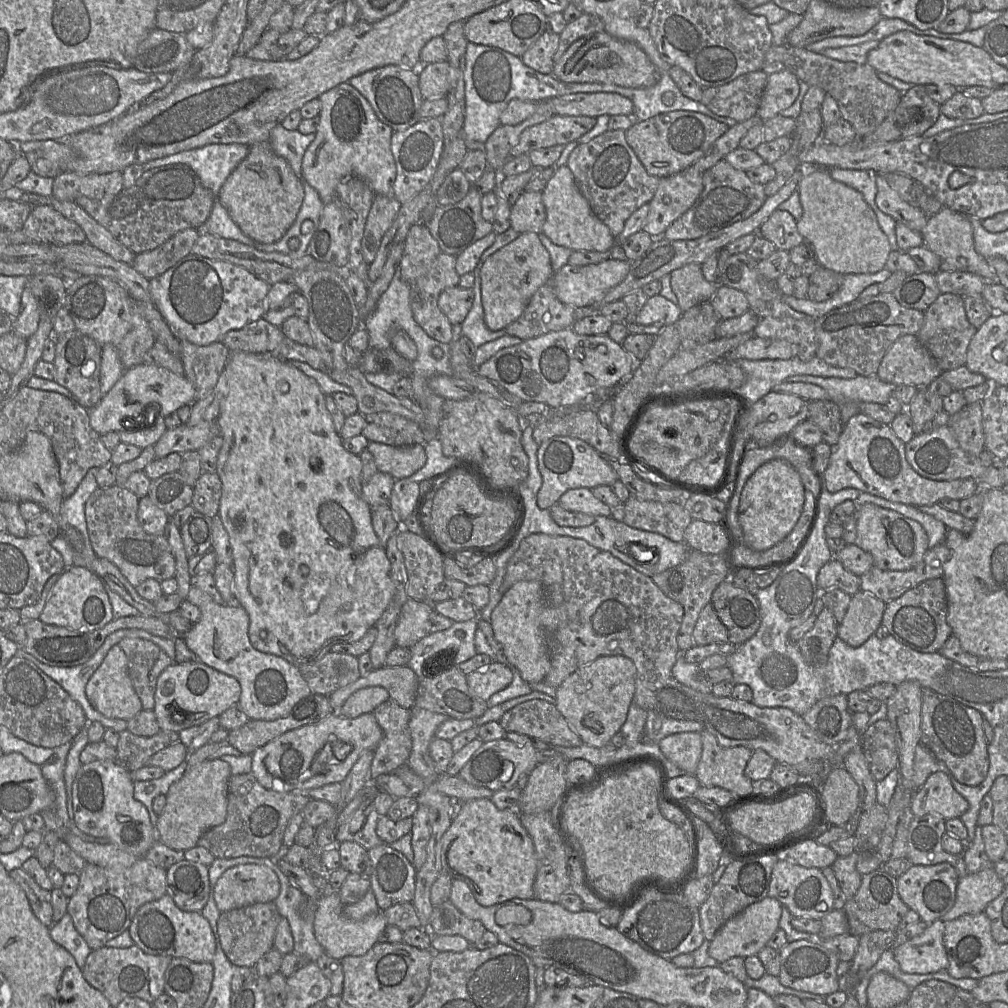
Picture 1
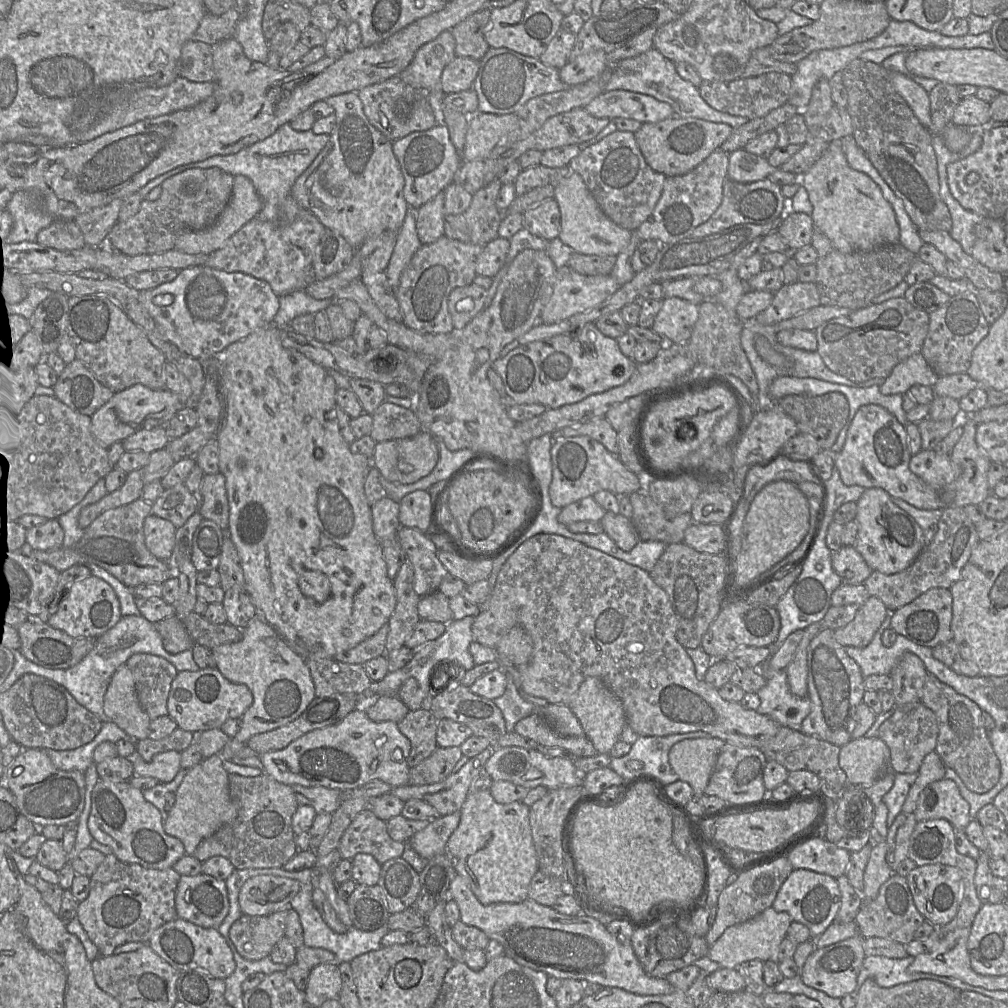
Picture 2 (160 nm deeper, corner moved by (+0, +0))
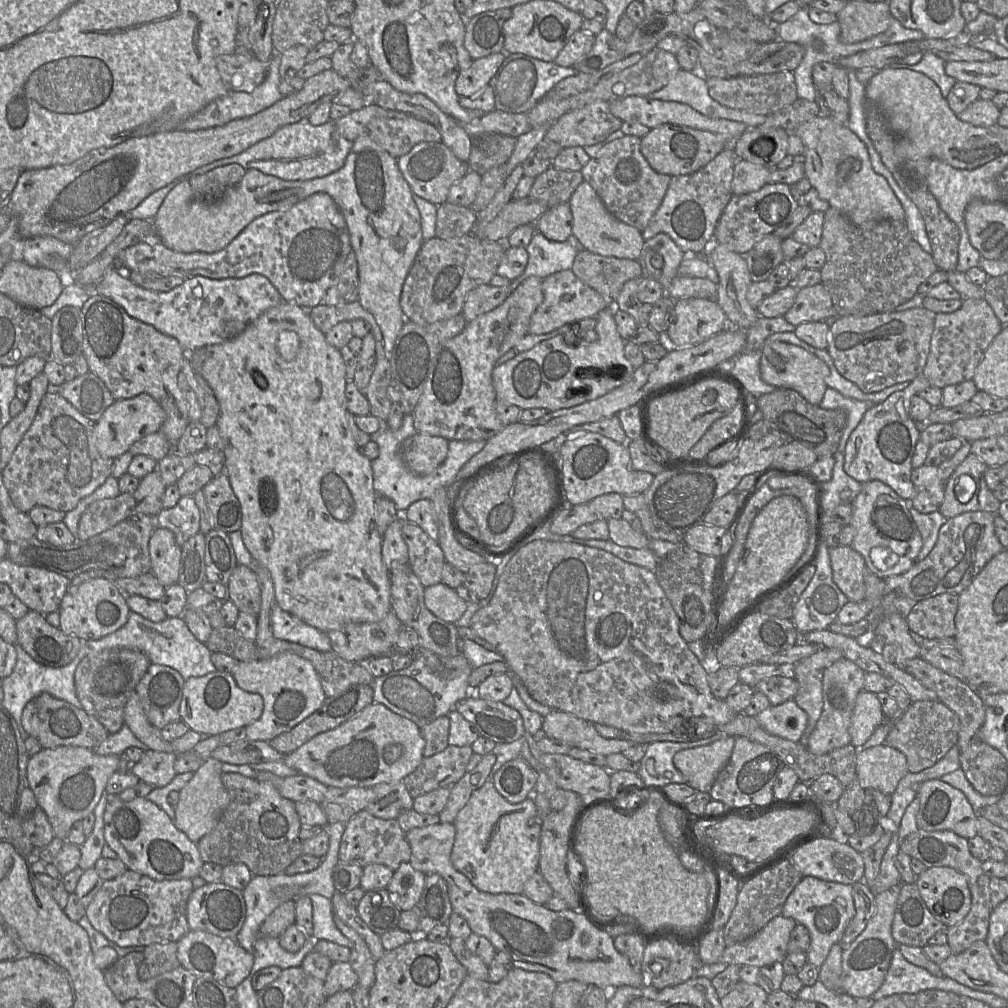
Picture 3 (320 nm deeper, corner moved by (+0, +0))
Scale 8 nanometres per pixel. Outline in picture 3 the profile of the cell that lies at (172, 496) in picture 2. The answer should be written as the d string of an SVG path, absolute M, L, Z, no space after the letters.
M182 496L174 507L163 508L156 518L158 527L170 530L180 548L200 531L199 509L191 496Z

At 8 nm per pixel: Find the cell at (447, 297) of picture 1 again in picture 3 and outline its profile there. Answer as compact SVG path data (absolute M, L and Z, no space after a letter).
M520 276L506 287L487 284L471 290L462 309L462 315L467 323L500 306L521 283Z

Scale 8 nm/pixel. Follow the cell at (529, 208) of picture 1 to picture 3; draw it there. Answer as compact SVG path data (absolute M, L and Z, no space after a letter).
M568 203L548 208L534 223L536 230L550 241L564 242L572 236L573 216Z

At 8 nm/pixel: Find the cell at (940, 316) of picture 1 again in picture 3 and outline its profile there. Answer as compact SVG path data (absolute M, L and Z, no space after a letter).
M963 299L958 310L936 313L930 351L922 375L931 386L941 389L971 380L985 351L1003 326L985 299Z

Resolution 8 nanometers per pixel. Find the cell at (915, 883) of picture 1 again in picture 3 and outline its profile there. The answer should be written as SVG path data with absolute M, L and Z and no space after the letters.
M930 867L918 875L917 886L929 911L946 927L955 926L971 908L967 877L951 867Z

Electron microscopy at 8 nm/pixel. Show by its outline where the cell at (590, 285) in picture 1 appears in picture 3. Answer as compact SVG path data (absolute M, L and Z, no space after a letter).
M572 269L556 272L543 279L542 290L544 299L531 316L528 334L546 334L582 319L591 321L591 317L612 306L605 297L581 281Z

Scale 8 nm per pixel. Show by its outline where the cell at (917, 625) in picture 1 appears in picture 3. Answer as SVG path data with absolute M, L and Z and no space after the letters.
M939 594L917 602L906 617L909 629L924 639L953 638L959 596Z

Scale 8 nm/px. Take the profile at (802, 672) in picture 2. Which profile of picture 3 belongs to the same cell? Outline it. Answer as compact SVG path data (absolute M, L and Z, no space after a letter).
M798 675L795 679L799 689L793 700L808 715L808 724L800 742L808 745L808 736L814 730L823 710L822 682L820 675Z

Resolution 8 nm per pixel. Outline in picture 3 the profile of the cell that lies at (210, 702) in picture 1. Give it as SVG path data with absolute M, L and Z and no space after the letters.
M215 671L185 680L179 712L181 720L190 730L213 736L246 727L261 717L263 709L262 696L242 690L231 674Z

